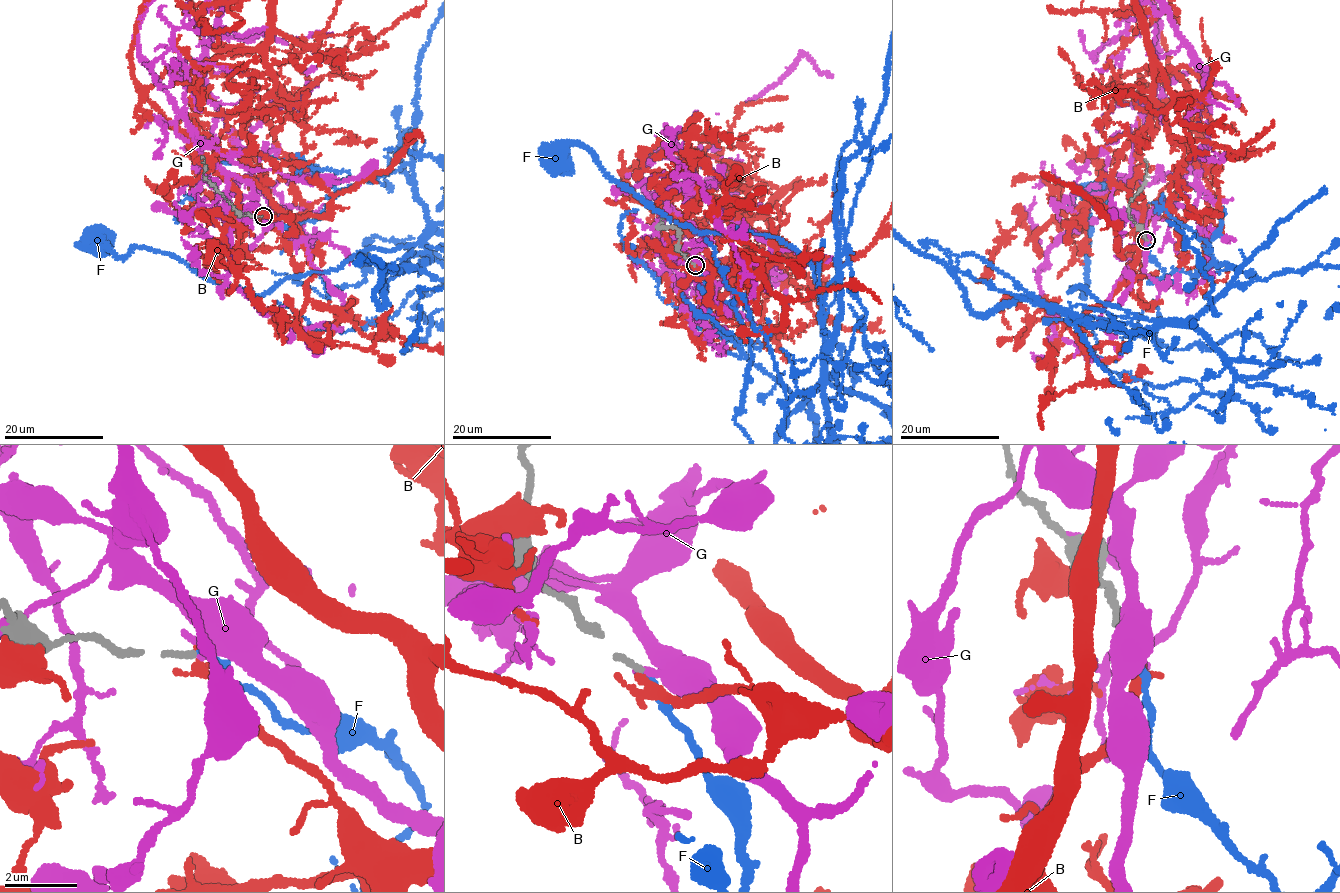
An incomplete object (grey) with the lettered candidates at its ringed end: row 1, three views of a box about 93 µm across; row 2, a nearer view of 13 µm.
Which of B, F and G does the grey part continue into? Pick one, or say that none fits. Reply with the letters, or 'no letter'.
F

